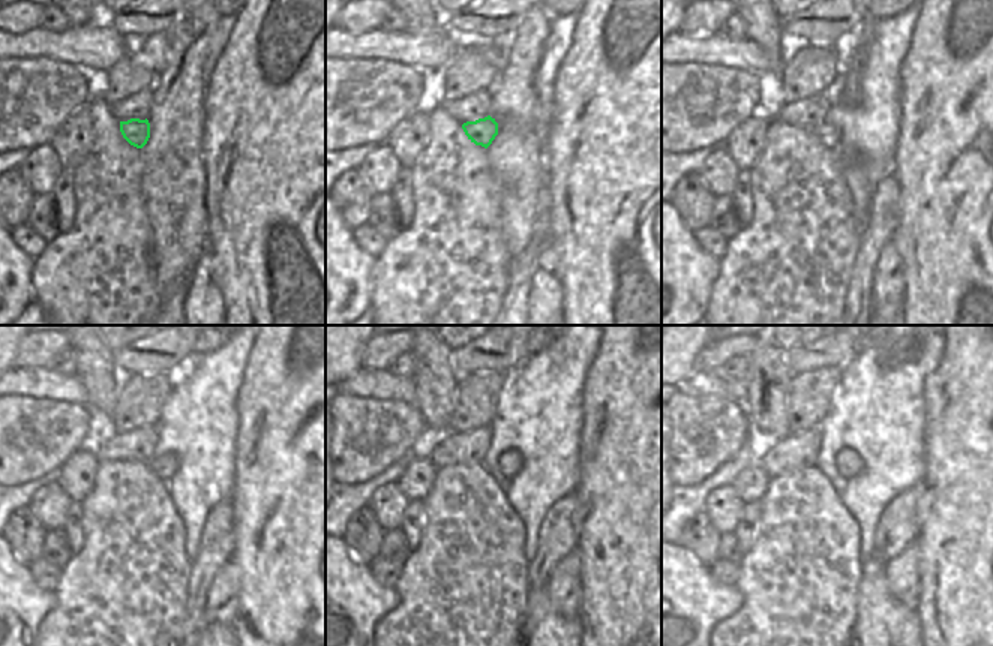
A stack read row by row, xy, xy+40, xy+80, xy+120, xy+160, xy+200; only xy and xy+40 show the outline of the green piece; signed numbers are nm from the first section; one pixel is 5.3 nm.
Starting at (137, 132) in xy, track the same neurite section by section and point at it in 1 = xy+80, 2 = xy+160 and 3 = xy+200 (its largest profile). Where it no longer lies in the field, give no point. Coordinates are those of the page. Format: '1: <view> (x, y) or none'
1: xy+80 (828, 135)
2: xy+160 (510, 462)
3: xy+200 (849, 462)

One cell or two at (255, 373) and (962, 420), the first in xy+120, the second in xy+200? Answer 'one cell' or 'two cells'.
one cell

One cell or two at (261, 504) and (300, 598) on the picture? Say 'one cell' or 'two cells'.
one cell

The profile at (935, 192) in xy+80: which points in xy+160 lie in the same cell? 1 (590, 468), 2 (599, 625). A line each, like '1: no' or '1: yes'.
1: yes
2: yes

